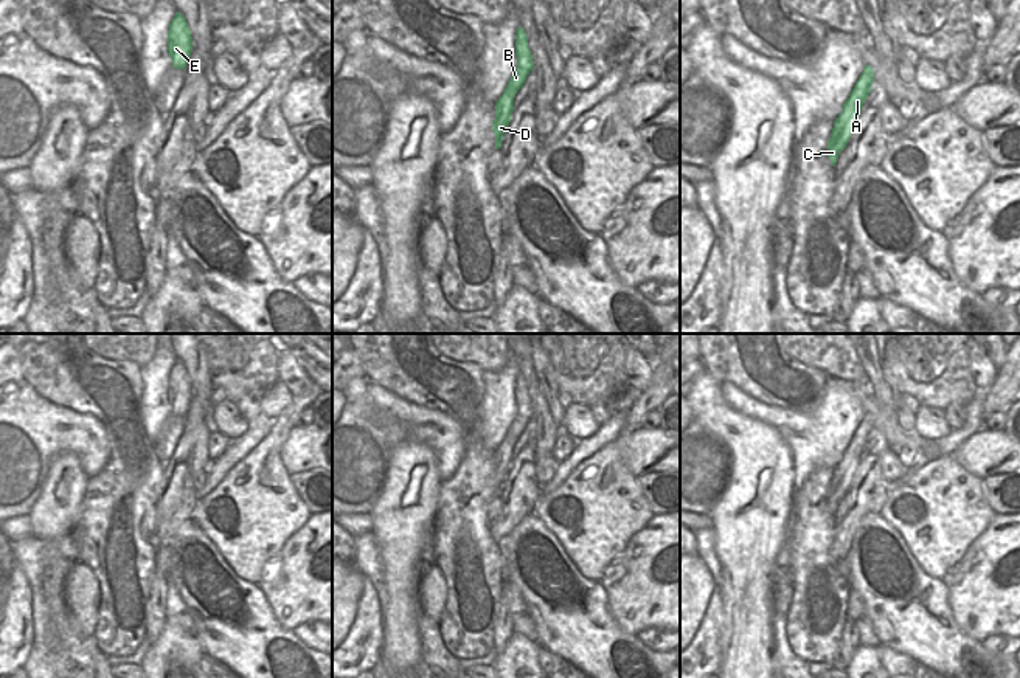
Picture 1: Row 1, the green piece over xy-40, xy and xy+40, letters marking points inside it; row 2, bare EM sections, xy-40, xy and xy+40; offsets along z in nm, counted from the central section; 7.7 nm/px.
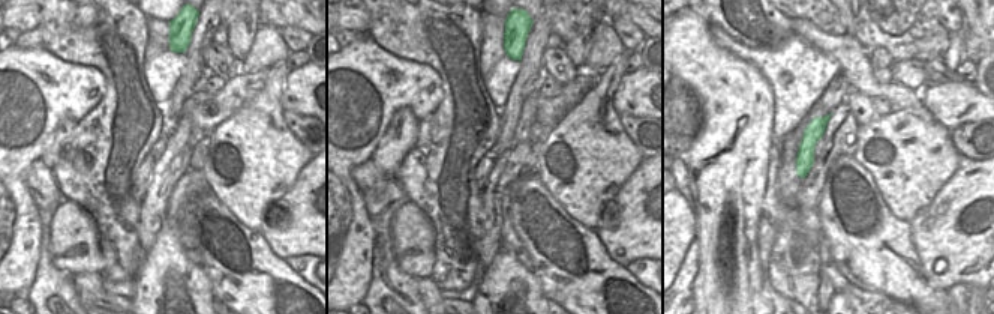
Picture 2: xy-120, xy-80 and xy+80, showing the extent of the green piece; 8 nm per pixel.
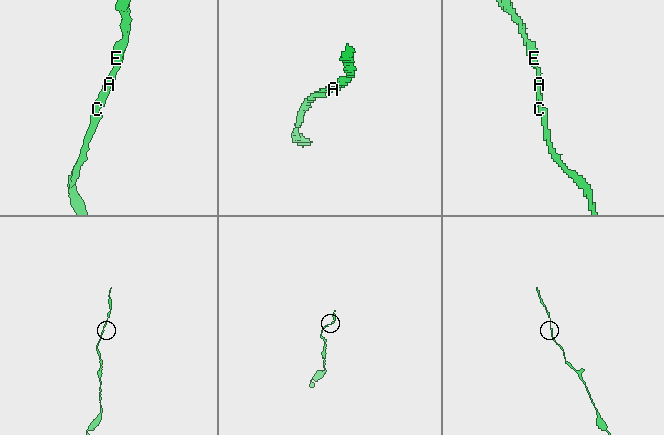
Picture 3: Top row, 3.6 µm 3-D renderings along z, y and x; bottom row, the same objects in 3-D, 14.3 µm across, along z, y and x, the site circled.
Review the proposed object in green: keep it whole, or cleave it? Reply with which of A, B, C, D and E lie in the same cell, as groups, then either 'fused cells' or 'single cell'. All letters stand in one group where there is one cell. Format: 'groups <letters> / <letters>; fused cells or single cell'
groups A B C D E; single cell

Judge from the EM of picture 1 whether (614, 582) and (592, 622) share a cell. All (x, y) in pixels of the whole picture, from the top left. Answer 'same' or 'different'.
different

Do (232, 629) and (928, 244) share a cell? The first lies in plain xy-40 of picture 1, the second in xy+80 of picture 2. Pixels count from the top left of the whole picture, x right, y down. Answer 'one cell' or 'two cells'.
two cells

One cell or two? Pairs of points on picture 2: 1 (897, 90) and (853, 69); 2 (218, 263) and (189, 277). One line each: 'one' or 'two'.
1: one
2: two

